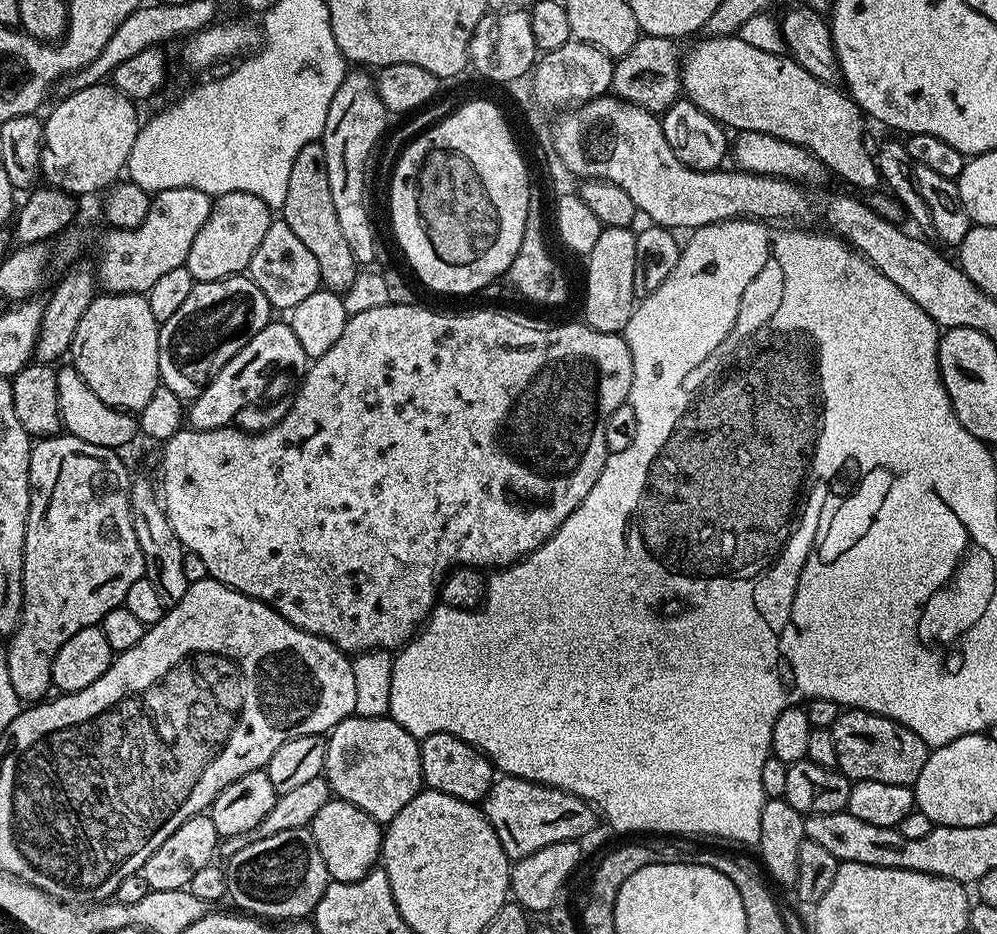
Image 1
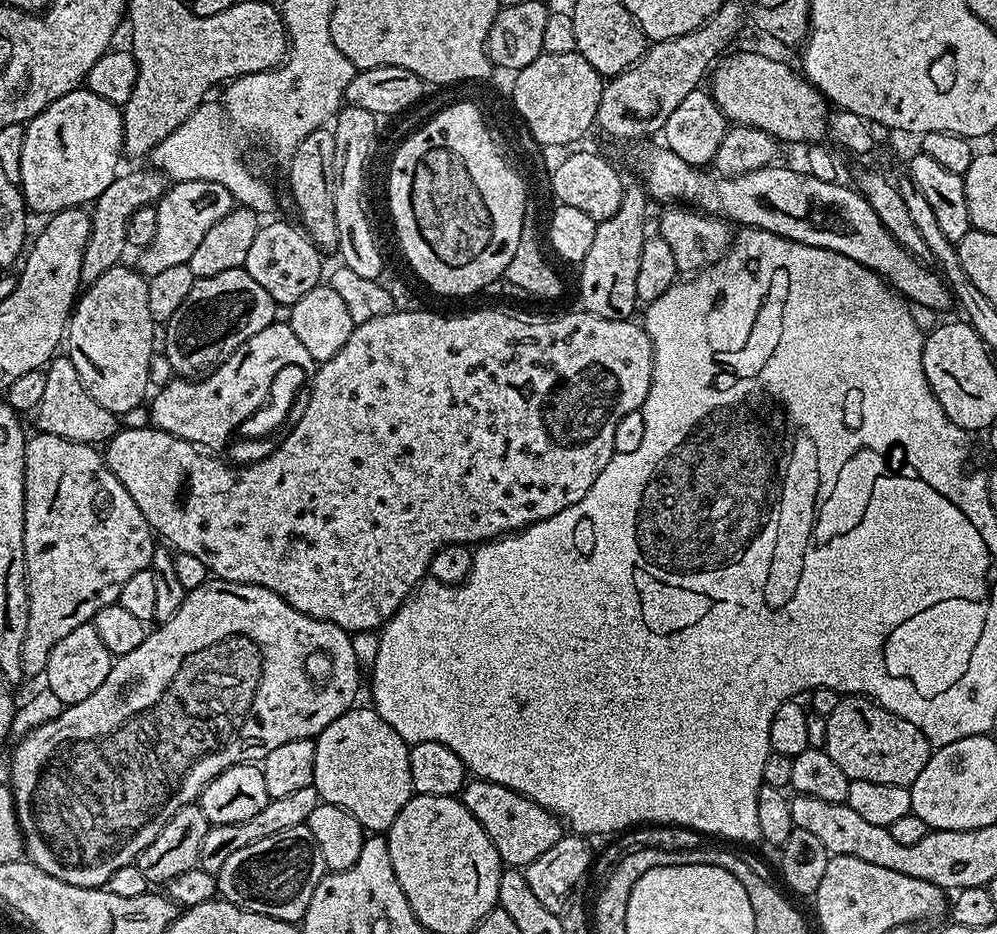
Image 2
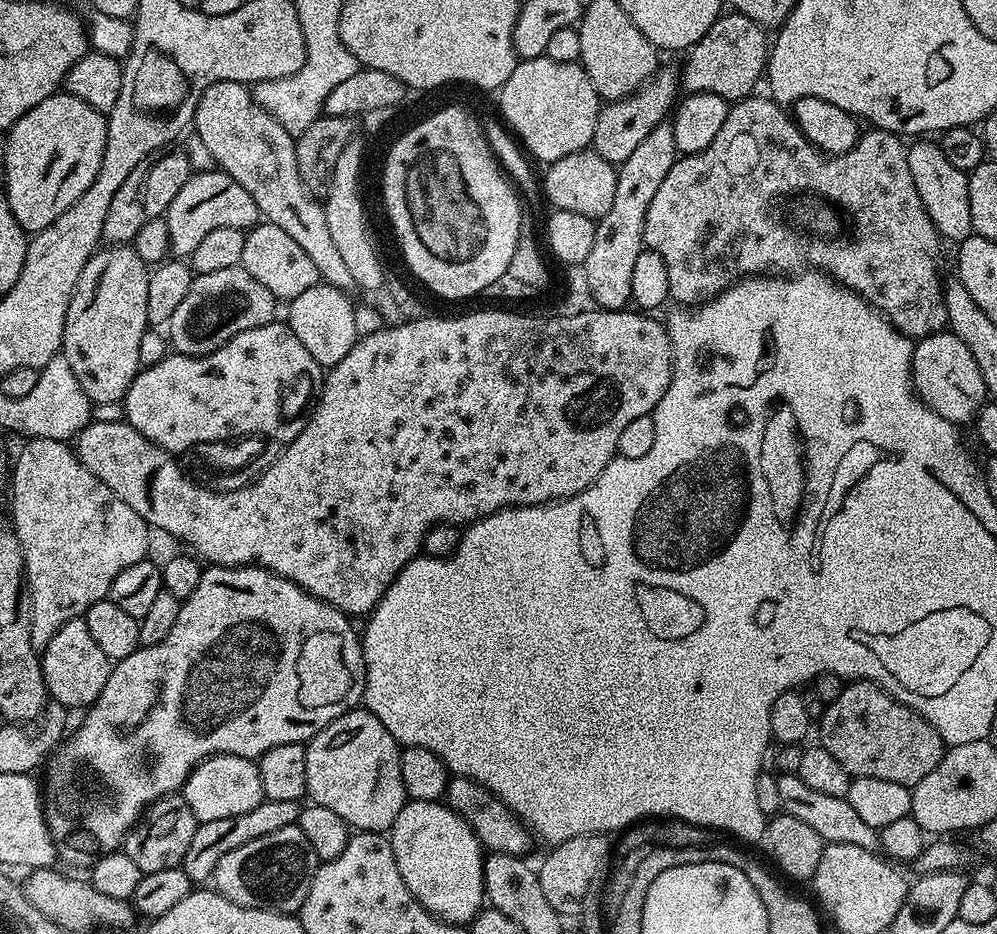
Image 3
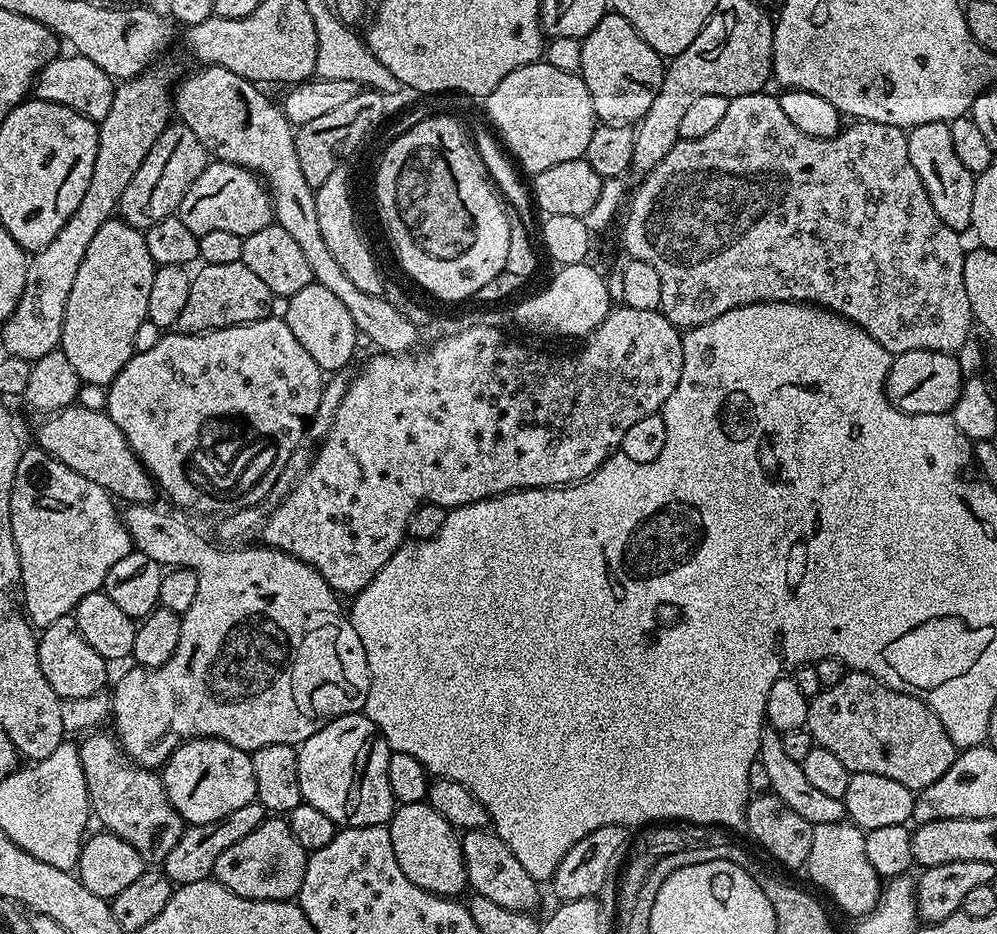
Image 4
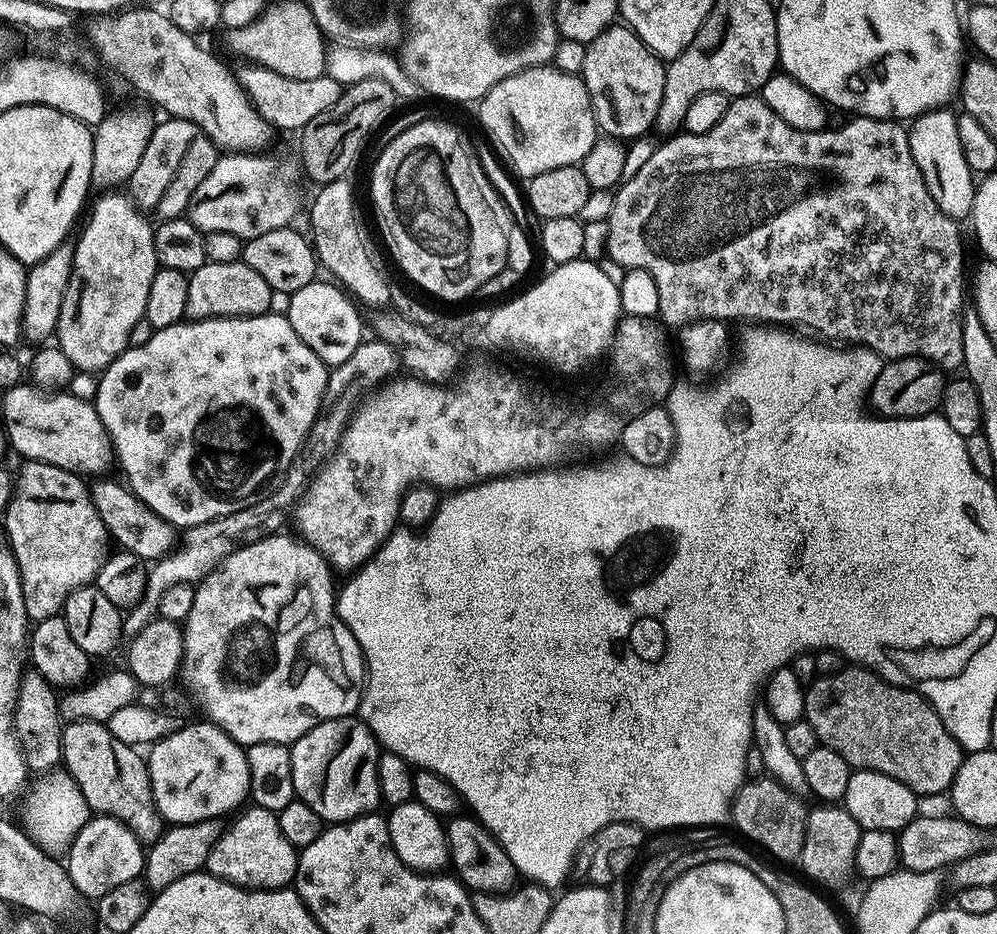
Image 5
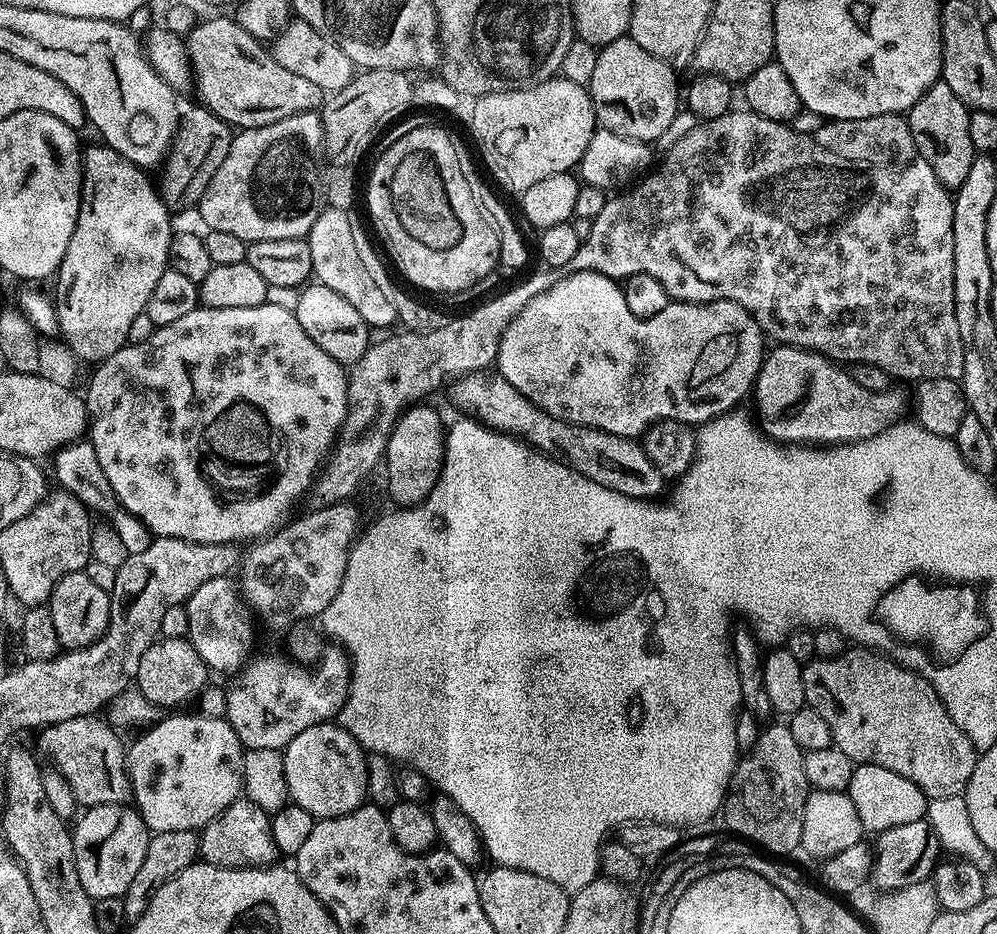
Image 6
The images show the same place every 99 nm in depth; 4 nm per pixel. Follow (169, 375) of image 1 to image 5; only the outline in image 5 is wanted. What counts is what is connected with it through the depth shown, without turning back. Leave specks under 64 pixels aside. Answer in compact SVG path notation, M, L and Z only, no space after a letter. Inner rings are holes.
M243 259L234 262L206 262L188 276L186 317L188 320L217 320L219 316L263 316L273 307L272 299L272 288L266 286L264 279L255 270L250 270L250 266L246 266Z

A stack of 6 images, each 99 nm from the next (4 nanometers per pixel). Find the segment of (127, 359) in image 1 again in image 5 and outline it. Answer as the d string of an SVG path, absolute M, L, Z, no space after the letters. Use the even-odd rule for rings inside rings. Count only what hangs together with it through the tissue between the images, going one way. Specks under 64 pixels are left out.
M108 190L105 196L100 196L96 201L93 199L90 204L90 211L87 213L86 219L83 221L82 227L79 229L80 237L74 240L74 247L72 250L72 273L70 274L70 282L66 286L66 294L62 298L62 310L58 314L58 322L56 323L56 330L54 333L55 343L66 354L66 358L70 358L73 369L81 372L91 372L93 374L99 374L104 371L105 368L110 366L110 362L114 362L119 356L123 354L125 350L133 343L134 337L132 337L132 331L135 330L139 324L142 324L144 320L144 311L146 310L146 298L150 294L150 282L154 282L154 274L158 267L156 262L156 246L155 238L156 233L154 231L153 221L148 221L143 211L138 207L136 201L131 195L118 192L120 190Z

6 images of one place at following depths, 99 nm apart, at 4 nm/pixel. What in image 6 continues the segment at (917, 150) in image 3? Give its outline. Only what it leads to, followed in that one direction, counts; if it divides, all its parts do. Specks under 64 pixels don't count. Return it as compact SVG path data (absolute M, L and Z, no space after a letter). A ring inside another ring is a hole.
M937 82L924 91L922 98L918 98L918 102L906 113L914 146L918 146L918 154L926 158L930 170L934 170L936 177L949 190L957 190L962 182L966 182L966 174L970 174L972 161L978 155L970 142L969 111L958 94L950 90L950 86Z

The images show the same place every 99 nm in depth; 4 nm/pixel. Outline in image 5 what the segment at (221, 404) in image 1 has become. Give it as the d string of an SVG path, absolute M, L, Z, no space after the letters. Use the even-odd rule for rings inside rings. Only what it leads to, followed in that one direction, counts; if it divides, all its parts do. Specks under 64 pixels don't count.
M269 310L263 316L219 316L217 320L188 320L174 326L155 329L151 333L152 337L145 344L133 343L119 358L110 362L108 368L99 373L94 403L98 418L102 418L102 426L112 439L115 463L118 468L120 464L121 470L124 471L123 479L126 481L127 487L131 488L132 493L143 504L150 506L150 510L154 510L154 514L158 514L167 524L177 530L192 528L200 523L228 515L228 508L220 508L220 504L216 504L216 500L208 500L208 496L204 496L204 492L200 492L200 488L196 488L198 468L194 461L197 457L192 453L192 448L196 443L194 437L188 433L188 429L190 426L200 426L200 416L204 416L204 412L208 412L208 408L216 408L216 404L232 404L232 400L252 400L252 404L256 404L256 408L260 408L260 412L264 412L264 424L274 426L276 432L280 432L280 444L284 444L284 448L288 448L288 457L293 461L299 457L300 448L308 439L308 432L316 422L324 392L327 390L329 365L324 364L322 358L318 358L318 354L314 354L314 350L310 350L310 346L306 346L306 342L302 342L302 338L298 338L294 326L290 326L287 315L275 316L274 313L275 311Z

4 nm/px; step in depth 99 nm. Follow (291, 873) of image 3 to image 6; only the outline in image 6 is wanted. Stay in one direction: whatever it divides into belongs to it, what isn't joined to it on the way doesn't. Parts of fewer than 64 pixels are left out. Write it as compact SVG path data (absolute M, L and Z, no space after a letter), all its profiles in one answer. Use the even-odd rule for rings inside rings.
M247 798L235 800L221 816L205 824L200 832L199 859L205 864L213 864L219 868L267 868L275 865L278 859L274 834L272 833L272 817L262 810L262 806L254 806Z

